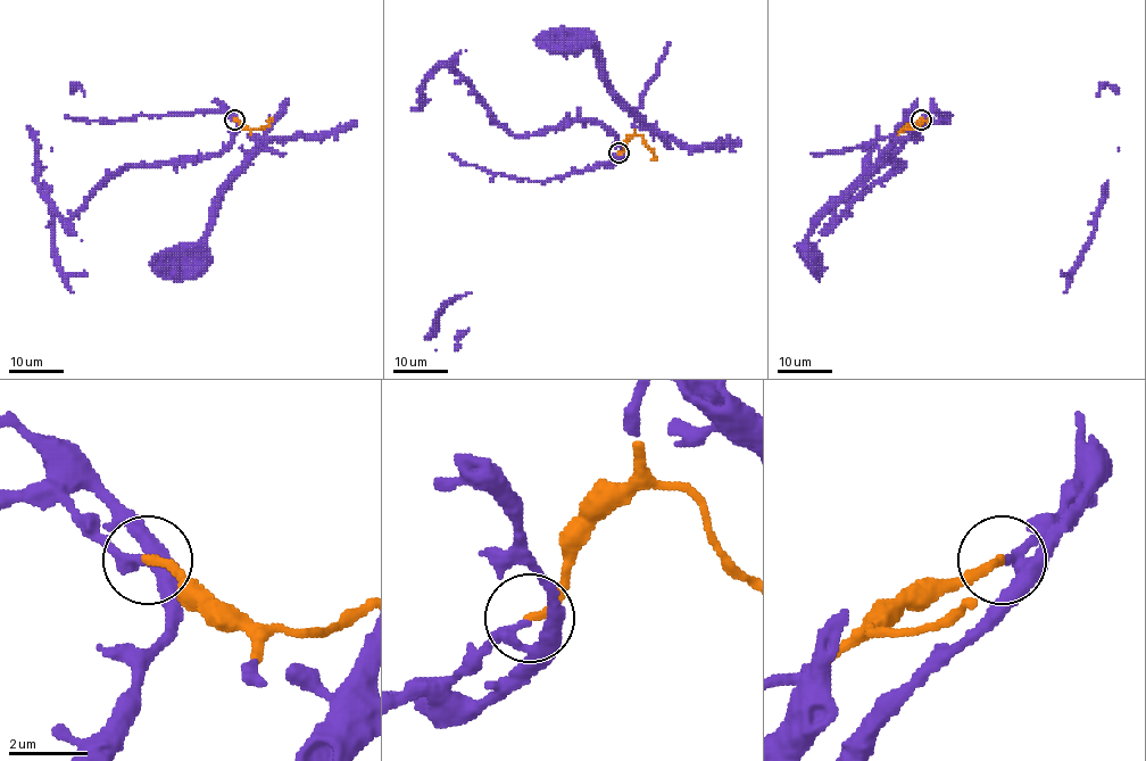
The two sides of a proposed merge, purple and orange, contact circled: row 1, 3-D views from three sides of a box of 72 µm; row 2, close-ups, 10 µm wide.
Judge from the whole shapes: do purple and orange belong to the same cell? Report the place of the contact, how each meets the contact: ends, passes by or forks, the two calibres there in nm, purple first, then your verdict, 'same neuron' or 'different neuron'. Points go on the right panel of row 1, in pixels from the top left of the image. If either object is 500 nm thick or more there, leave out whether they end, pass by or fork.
(921, 120) | purple passes by | orange ends | 240/220 nm | same neuron

